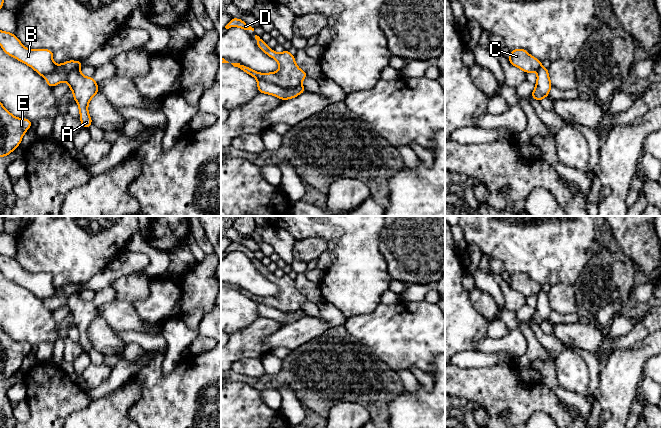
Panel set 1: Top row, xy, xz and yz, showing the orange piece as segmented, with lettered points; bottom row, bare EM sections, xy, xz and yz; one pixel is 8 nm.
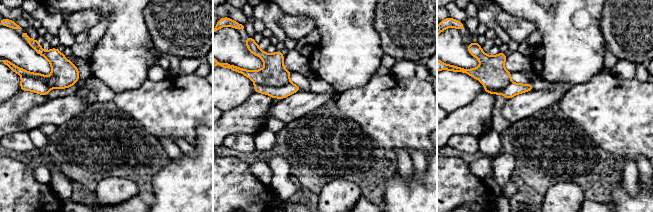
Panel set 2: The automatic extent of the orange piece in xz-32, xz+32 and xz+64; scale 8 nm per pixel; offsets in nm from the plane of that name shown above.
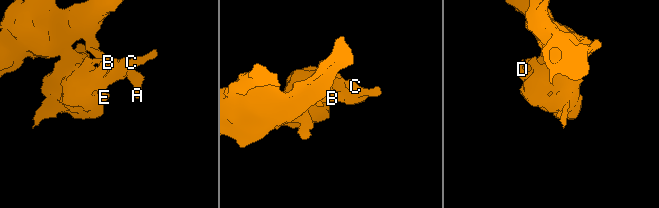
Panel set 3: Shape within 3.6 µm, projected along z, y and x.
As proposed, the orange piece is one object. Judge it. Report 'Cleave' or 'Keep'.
Cleave

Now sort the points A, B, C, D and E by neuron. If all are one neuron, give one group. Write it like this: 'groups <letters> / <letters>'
groups A B / C D E

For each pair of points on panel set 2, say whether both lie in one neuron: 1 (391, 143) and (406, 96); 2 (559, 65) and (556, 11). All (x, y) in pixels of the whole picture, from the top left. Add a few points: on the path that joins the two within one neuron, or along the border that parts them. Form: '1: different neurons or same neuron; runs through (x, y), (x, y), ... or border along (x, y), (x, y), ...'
1: same neuron; runs through (391, 131), (395, 118), (405, 108)
2: same neuron; runs through (559, 52), (559, 36), (556, 24)

